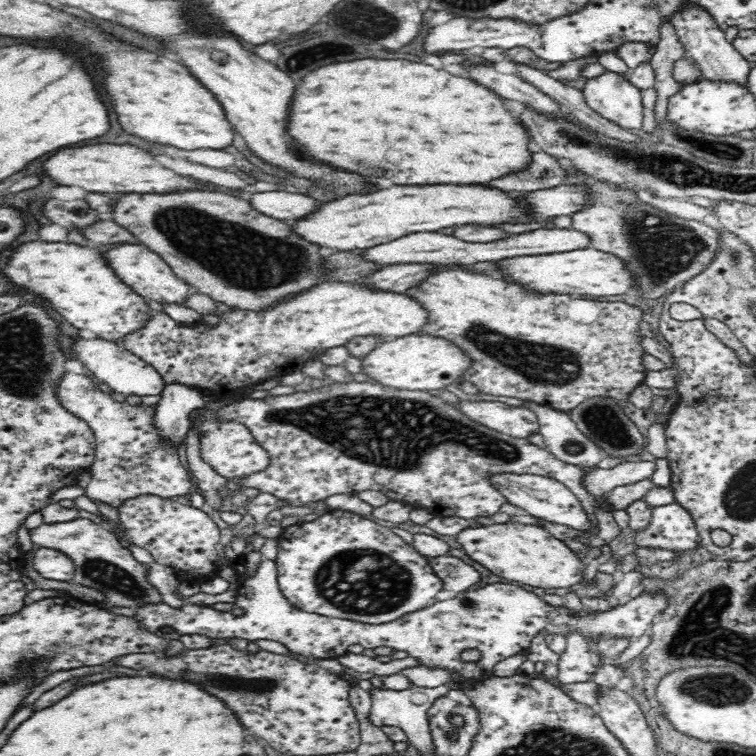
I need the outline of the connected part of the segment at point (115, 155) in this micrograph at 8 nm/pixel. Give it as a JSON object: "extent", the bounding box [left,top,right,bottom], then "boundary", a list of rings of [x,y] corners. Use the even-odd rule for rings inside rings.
{"extent":[42,144,204,194],"boundary":[[[92,144],[82,148],[64,148],[42,164],[46,176],[60,186],[80,186],[87,192],[164,194],[174,190],[204,190],[202,184],[192,182],[188,176],[178,176],[170,168],[162,168],[152,154],[130,144]]]}

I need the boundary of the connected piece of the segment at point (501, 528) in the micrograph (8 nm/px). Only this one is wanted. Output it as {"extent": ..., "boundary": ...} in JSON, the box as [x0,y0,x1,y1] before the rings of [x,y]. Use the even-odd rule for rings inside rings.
{"extent":[456,518,584,588],"boundary":[[[506,518],[490,526],[467,527],[456,535],[456,541],[465,554],[506,580],[535,587],[560,588],[580,584],[584,580],[583,561],[561,540],[554,538],[539,526],[510,522]]]}

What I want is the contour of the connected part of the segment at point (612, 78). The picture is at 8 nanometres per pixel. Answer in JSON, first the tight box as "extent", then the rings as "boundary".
{"extent":[583,71,643,131],"boundary":[[[606,71],[588,79],[583,95],[586,104],[602,117],[629,131],[637,131],[643,122],[641,89],[628,82],[626,74]]]}

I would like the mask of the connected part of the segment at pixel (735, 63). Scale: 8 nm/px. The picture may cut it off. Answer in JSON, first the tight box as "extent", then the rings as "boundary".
{"extent":[670,2,750,86],"boundary":[[[684,2],[680,10],[670,14],[670,22],[676,29],[680,42],[690,58],[696,61],[699,70],[702,71],[706,80],[725,80],[726,82],[739,82],[746,86],[750,64],[735,49],[734,45],[728,41],[715,18],[701,6]]]}

